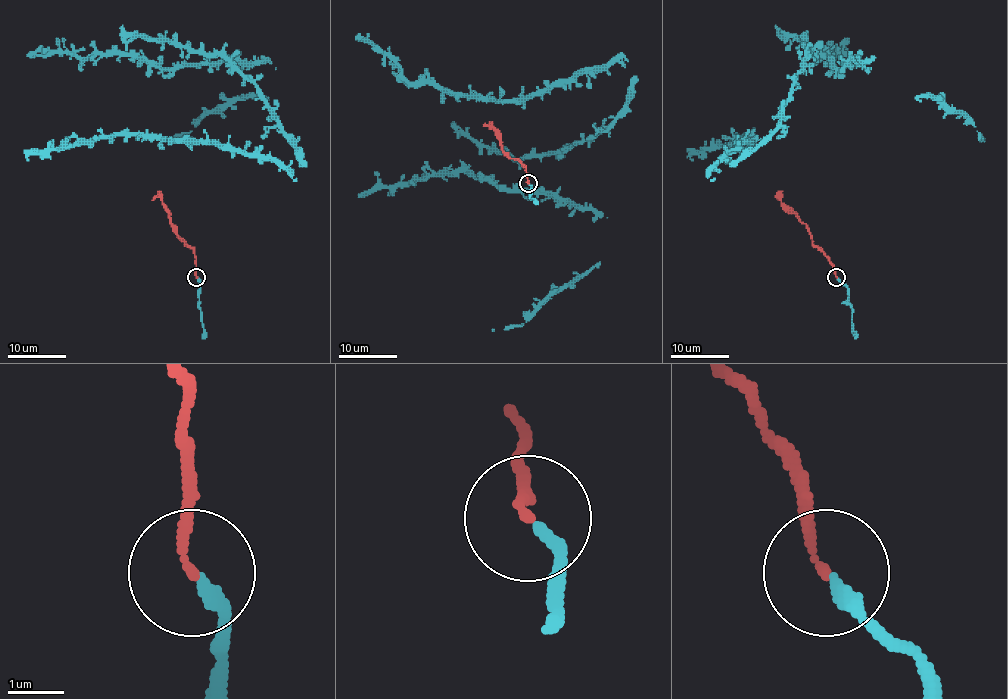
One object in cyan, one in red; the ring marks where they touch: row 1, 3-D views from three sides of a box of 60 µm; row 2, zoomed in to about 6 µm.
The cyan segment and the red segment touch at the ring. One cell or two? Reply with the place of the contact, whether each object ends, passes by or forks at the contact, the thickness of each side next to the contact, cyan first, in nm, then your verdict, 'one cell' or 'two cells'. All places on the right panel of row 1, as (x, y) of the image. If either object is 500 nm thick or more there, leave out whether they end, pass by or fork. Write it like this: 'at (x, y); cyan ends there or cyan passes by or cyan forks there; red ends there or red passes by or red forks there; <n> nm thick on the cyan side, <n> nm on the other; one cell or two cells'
at (836, 277); cyan ends there; red ends there; 240 nm thick on the cyan side, 150 nm on the other; one cell

